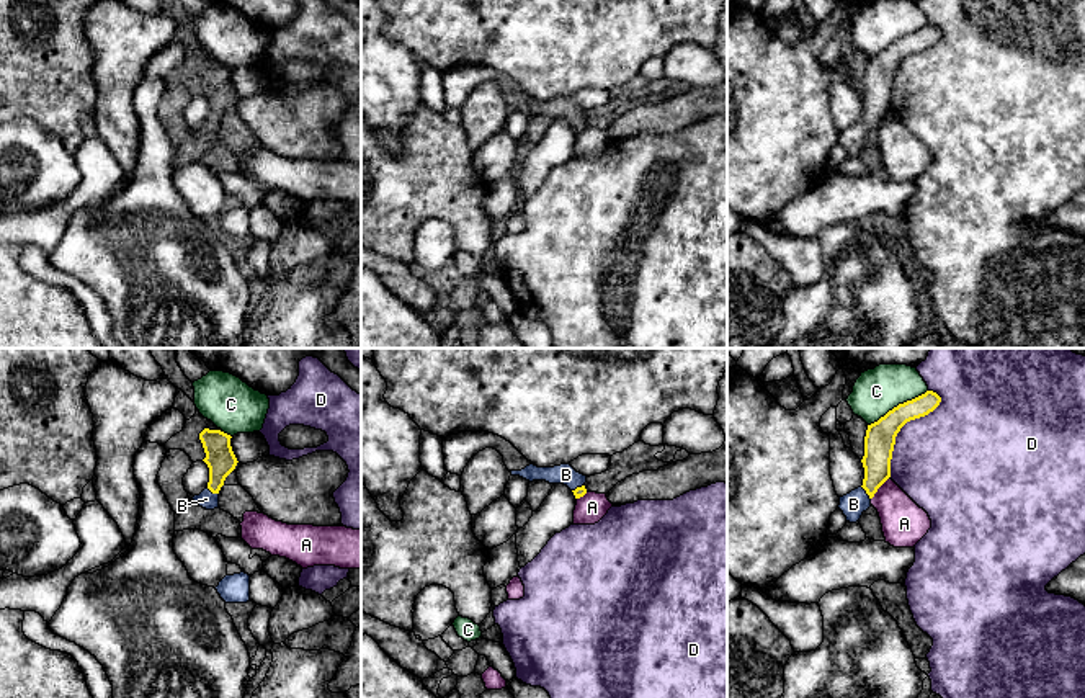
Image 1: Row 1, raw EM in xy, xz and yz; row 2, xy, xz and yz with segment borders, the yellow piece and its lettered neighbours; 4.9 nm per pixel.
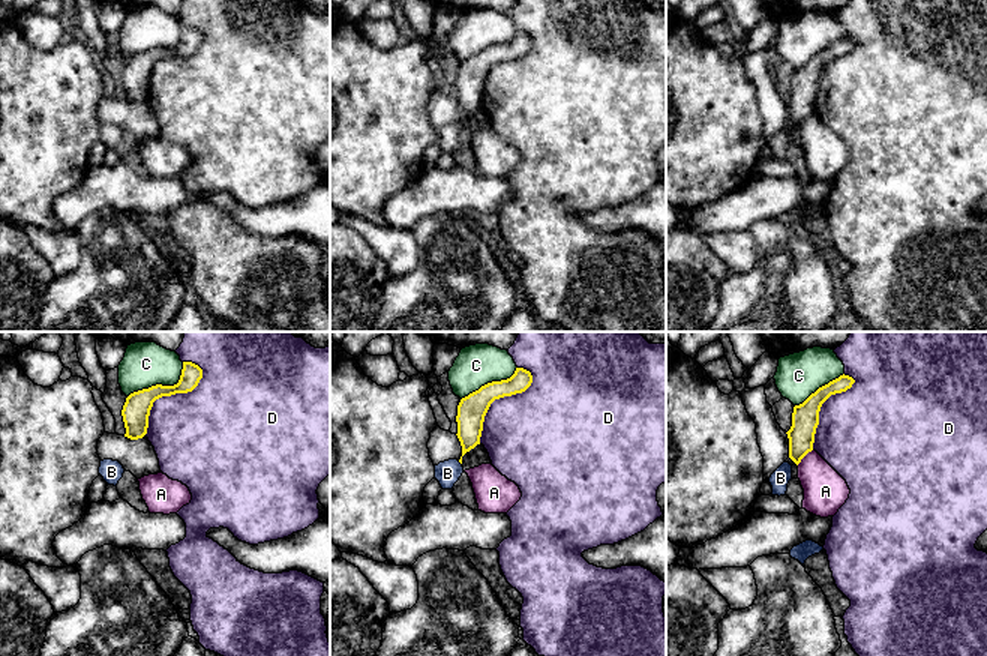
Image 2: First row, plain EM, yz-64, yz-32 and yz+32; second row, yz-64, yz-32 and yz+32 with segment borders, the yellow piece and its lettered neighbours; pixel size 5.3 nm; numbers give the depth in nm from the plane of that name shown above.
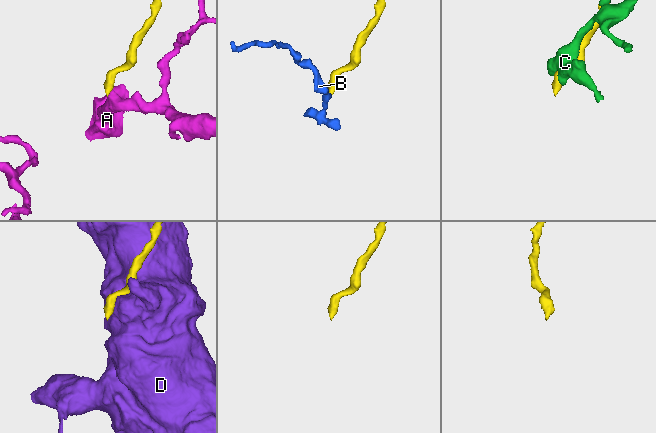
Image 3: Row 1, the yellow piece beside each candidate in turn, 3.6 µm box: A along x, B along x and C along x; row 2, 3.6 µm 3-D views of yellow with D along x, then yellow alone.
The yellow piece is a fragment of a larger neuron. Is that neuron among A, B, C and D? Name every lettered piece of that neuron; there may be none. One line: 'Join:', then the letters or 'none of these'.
Join: B

